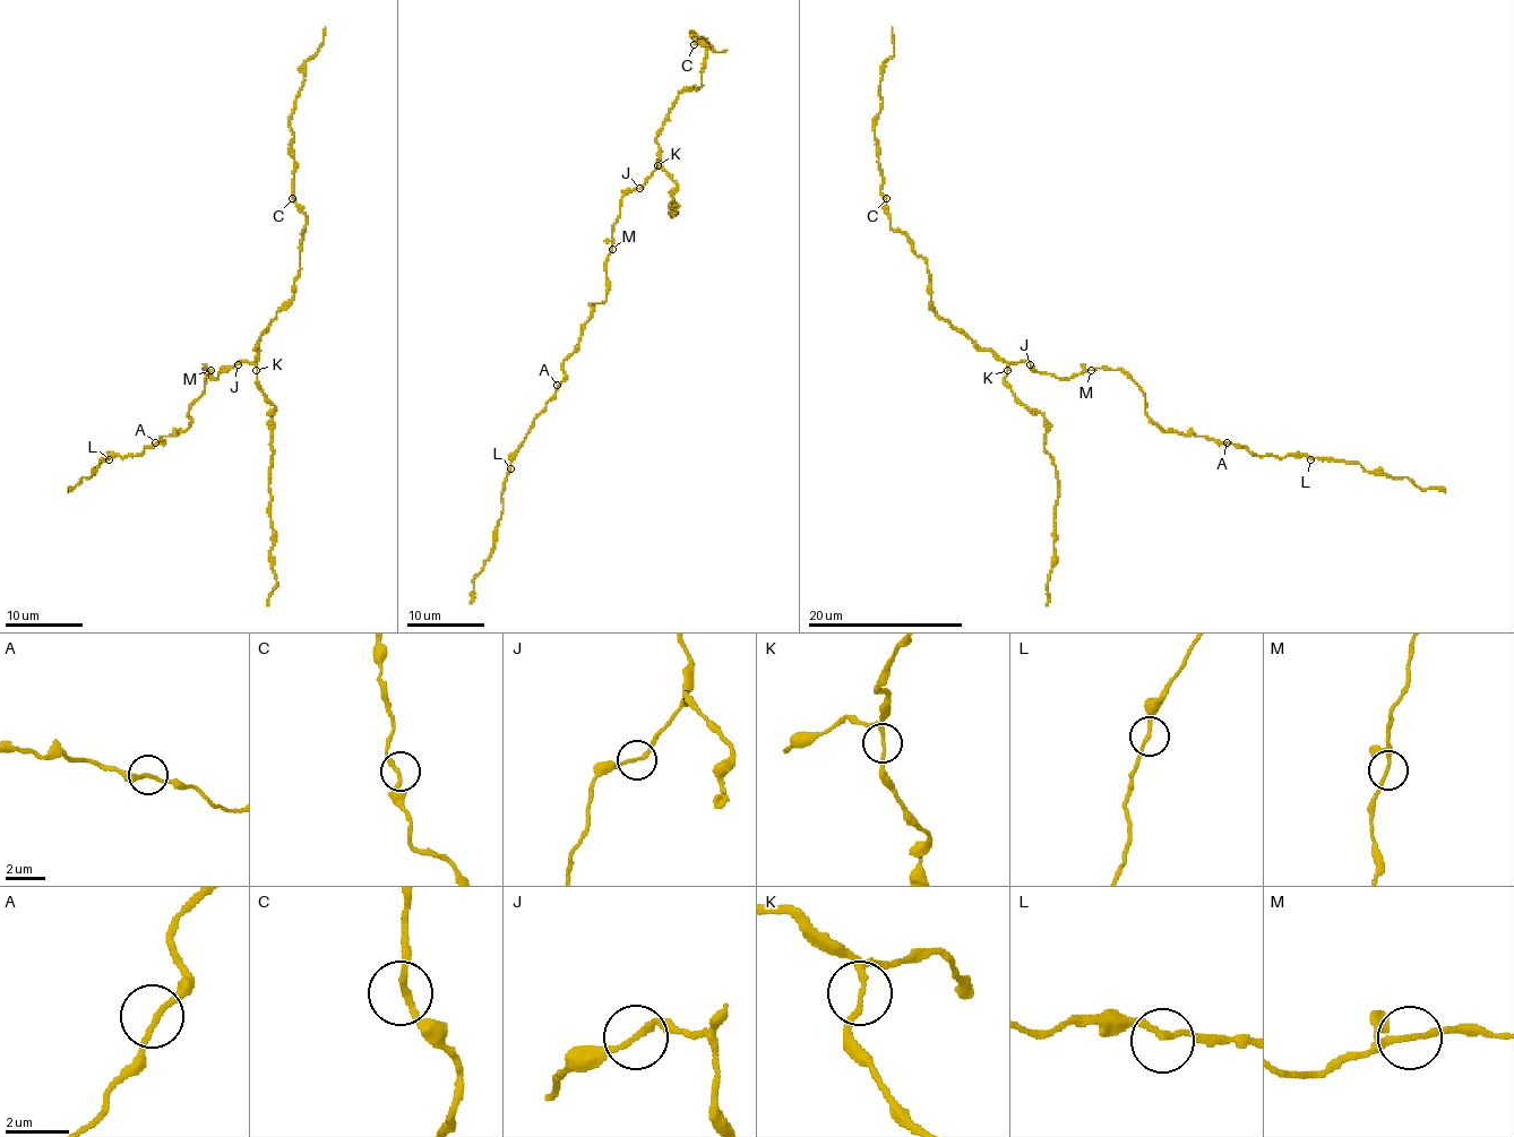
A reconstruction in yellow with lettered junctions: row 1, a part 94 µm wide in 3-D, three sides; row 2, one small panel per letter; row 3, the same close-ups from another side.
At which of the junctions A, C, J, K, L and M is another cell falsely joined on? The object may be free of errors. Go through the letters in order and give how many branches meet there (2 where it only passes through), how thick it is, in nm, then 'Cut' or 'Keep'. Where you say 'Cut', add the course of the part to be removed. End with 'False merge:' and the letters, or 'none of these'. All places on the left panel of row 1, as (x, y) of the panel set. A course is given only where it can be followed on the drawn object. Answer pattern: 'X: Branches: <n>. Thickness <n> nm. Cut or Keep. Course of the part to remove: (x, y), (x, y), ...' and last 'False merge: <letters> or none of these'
A: Branches: 2. Thickness 170 nm. Keep
C: Branches: 2. Thickness 190 nm. Keep
J: Branches: 2. Thickness 170 nm. Keep
K: Branches: 3. Thickness 140 nm. Keep
L: Branches: 2. Thickness 180 nm. Keep
M: Branches: 3. Thickness 150 nm. Keep
False merge: none of these

